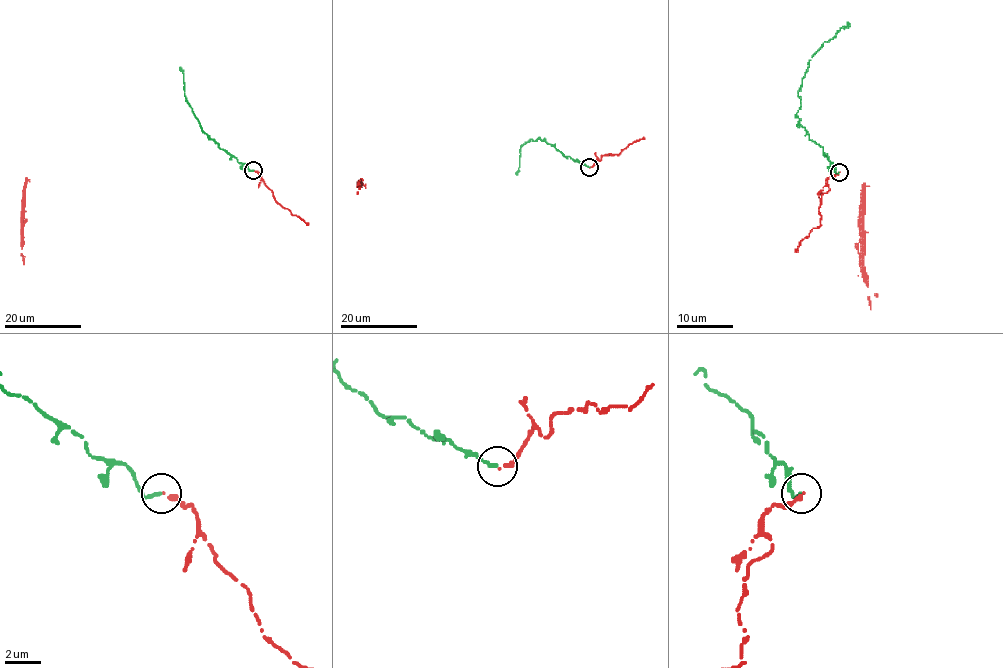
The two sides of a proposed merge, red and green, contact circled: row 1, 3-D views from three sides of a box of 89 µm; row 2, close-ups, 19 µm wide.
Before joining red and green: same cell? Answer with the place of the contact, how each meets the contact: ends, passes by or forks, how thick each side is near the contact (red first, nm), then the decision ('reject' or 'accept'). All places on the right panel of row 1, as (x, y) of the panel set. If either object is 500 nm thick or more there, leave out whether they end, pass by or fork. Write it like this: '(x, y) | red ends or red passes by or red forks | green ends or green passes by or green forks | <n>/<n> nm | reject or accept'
(839, 172) | red ends | green ends | 280/240 nm | accept

